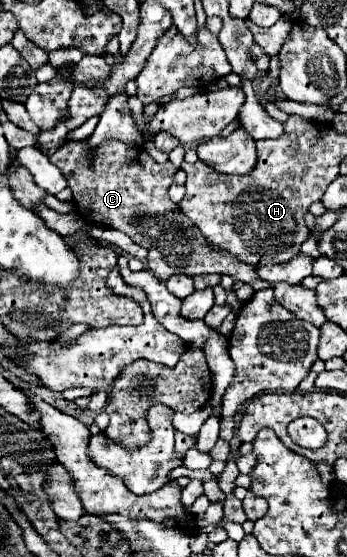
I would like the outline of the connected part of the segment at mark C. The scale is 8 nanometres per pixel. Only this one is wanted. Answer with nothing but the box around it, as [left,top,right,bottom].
[50,141,328,327]

